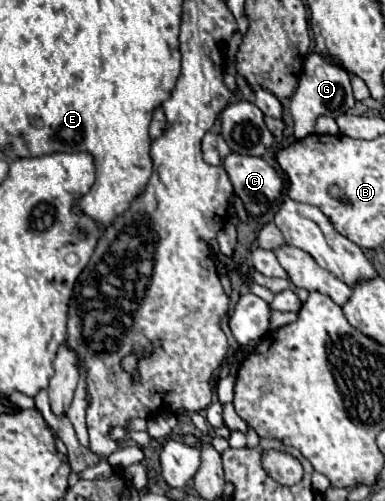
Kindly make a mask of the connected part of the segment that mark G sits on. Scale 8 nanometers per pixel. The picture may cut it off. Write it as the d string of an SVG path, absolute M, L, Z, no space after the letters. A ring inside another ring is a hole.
M310 53L304 61L298 87L296 87L294 95L290 97L290 113L294 119L294 137L304 139L304 137L312 135L318 117L326 115L326 117L336 119L352 107L354 107L354 95L352 95L348 73L338 65L326 63L320 55Z

